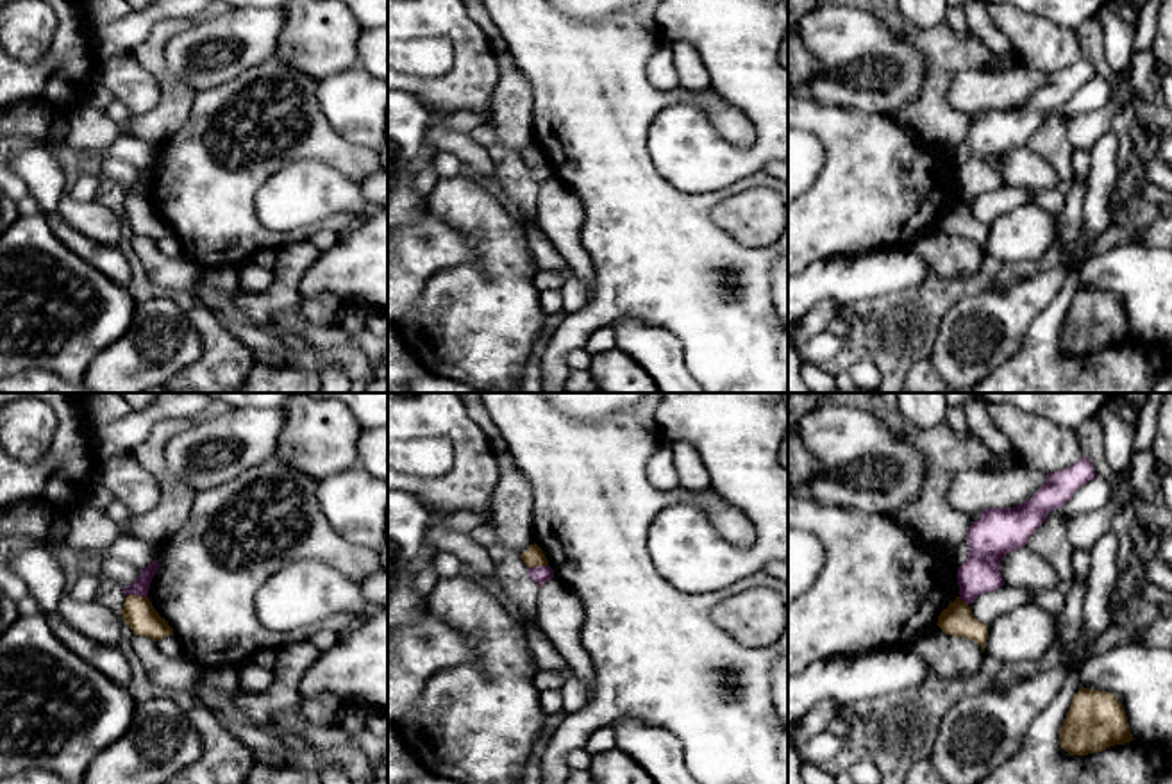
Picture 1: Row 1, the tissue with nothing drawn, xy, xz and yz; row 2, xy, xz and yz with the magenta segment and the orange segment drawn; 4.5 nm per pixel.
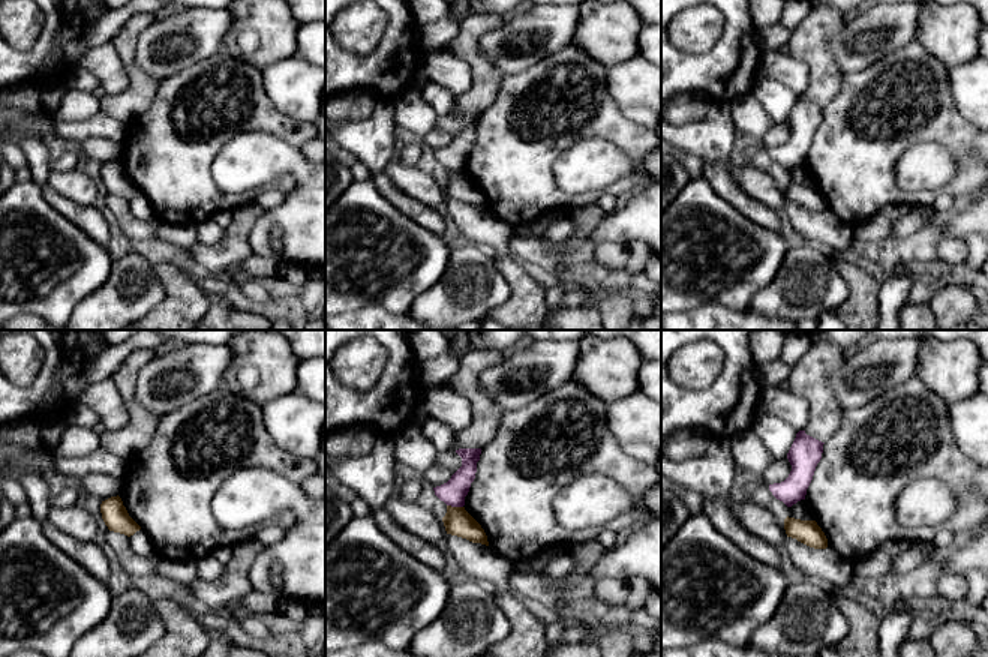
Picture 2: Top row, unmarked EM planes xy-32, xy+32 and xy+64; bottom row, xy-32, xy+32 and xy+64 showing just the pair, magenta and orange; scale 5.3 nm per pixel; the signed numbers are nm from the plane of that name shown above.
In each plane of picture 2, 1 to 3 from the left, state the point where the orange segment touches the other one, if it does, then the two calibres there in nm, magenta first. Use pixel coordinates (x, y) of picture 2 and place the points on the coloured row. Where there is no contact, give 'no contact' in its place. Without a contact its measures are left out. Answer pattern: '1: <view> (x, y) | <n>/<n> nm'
1: no contact
2: xy+32 (455, 506) | 140/150 nm
3: no contact

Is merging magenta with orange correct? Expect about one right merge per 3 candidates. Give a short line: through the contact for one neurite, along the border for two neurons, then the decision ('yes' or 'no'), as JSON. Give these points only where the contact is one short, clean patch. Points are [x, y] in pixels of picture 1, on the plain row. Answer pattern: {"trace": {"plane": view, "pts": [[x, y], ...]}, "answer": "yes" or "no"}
{"trace": {"plane": "xy", "pts": [[127, 195], [143, 195], [147, 199]]}, "answer": "no"}

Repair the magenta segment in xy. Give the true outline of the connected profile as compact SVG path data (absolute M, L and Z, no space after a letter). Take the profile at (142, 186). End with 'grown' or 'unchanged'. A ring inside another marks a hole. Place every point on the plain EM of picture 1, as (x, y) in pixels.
M154 159L146 168L143 168L139 171L138 180L132 186L123 189L125 195L127 196L129 195L139 195L139 196L146 196L148 198L150 182L154 179L154 175L157 173L157 170L159 170L159 161Z | unchanged

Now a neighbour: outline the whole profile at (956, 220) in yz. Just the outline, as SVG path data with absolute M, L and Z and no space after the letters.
M956 196L956 200L942 211L936 225L949 236L975 241L984 252L988 239L988 225L977 221L968 204L959 196Z

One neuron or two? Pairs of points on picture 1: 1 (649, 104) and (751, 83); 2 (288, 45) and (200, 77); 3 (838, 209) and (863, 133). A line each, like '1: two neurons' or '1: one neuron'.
1: two neurons
2: two neurons
3: one neuron

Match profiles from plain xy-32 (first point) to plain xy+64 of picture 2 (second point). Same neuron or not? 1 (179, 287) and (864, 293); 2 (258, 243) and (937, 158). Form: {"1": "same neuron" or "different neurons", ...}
{"1": "same neuron", "2": "same neuron"}

